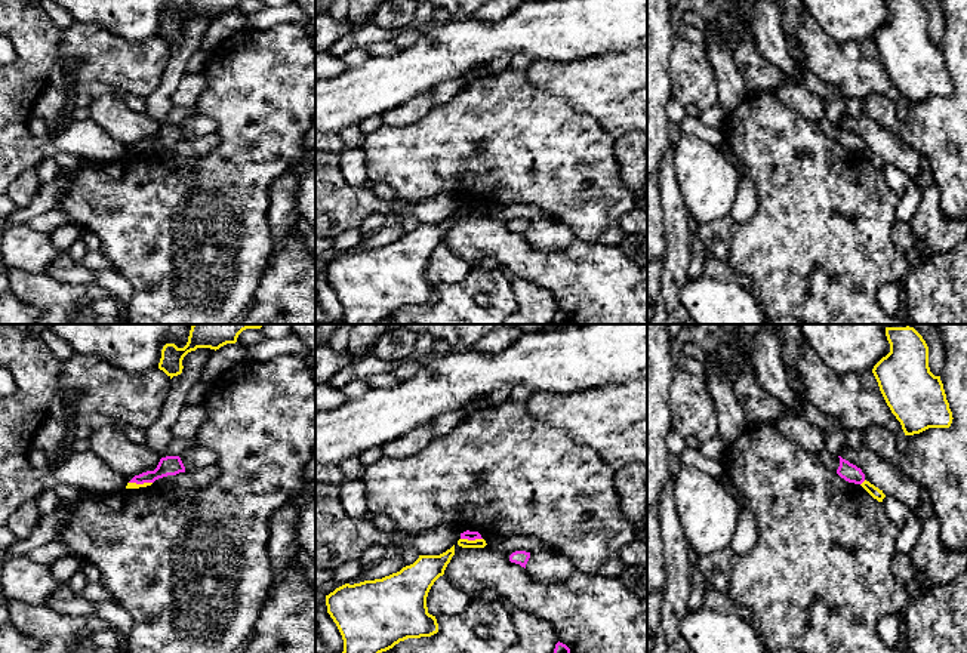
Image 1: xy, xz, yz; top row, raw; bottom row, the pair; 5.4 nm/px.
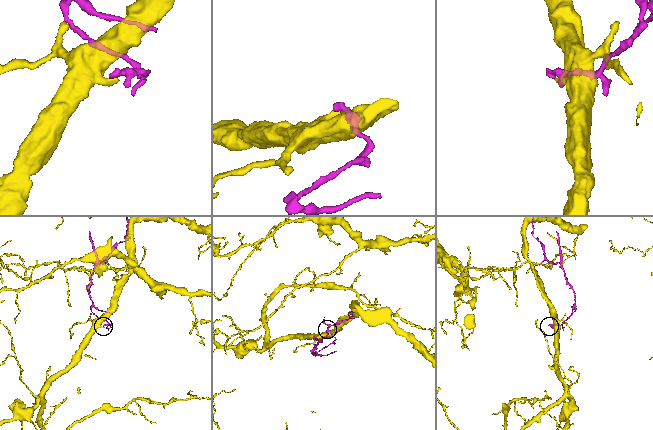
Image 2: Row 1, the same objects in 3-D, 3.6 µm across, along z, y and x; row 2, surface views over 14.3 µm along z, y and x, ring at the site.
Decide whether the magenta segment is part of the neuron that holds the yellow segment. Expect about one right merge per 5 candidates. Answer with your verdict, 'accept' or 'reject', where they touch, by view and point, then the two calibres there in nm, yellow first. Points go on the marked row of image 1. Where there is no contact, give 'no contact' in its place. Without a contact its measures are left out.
reject; meets yellow in xz at (471, 541); 50 nm thick on the yellow side, 50 nm on the other

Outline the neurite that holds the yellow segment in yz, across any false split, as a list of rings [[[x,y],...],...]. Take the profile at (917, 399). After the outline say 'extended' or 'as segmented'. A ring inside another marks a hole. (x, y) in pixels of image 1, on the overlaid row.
[[[886,327],[886,336],[890,344],[890,352],[883,357],[872,369],[880,391],[891,413],[900,422],[905,435],[920,434],[928,428],[949,428],[952,412],[946,400],[940,376],[934,376],[928,367],[928,346],[923,336],[914,327]]]; as segmented

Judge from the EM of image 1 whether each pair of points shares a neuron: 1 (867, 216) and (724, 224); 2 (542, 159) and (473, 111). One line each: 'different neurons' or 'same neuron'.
1: different neurons
2: same neuron

